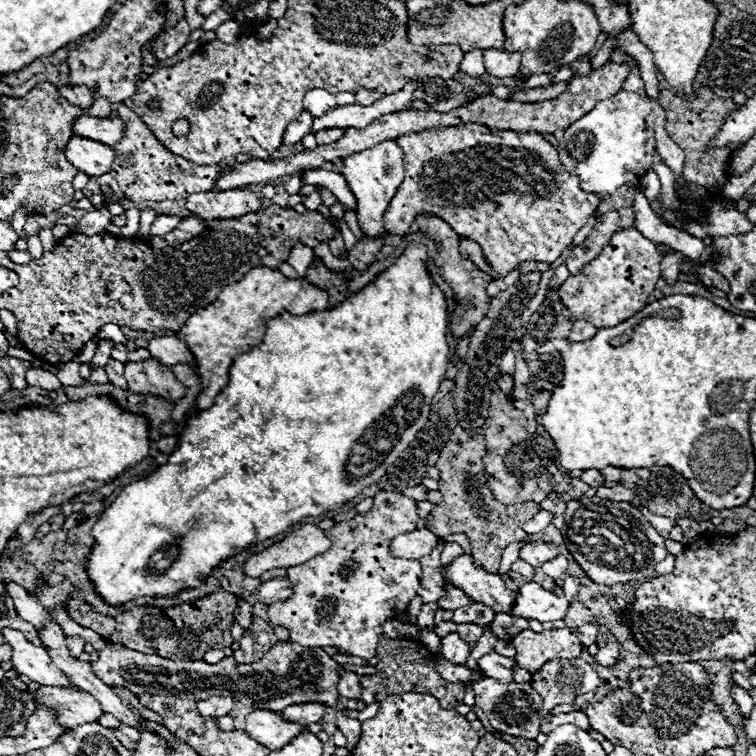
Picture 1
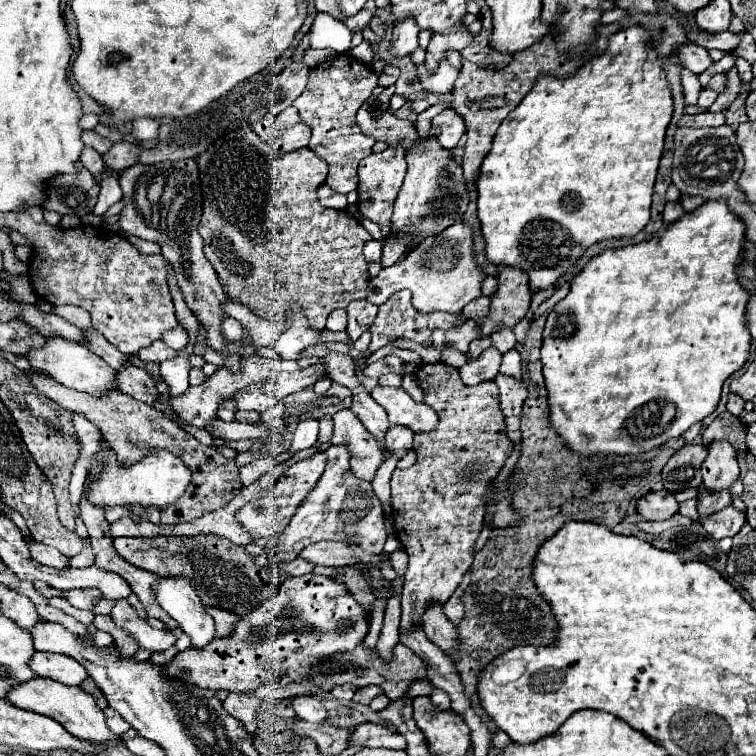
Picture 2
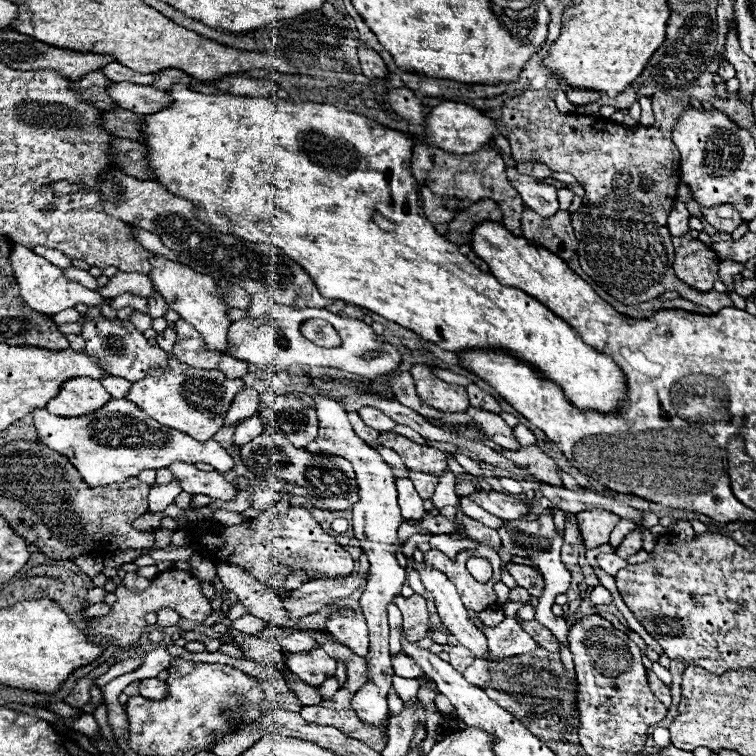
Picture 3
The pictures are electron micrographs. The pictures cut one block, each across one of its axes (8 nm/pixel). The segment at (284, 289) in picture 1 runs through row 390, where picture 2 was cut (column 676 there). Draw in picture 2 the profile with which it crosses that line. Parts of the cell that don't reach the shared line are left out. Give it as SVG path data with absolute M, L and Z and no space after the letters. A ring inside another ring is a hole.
M666 202L666 208L664 208L664 226L676 222L680 216L684 214L680 202Z

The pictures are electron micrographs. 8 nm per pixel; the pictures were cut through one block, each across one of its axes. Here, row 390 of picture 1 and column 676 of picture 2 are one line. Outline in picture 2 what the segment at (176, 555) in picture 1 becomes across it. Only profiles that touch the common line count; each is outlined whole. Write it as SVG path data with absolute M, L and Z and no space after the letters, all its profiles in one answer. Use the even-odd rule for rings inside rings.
M708 200L694 212L684 212L682 218L666 226L666 230L660 230L638 244L630 244L624 248L604 248L572 280L568 296L562 298L546 318L542 342L542 364L544 364L542 372L548 388L550 424L566 440L570 450L580 454L596 454L596 452L640 454L666 444L666 440L670 438L682 436L692 424L702 422L708 414L716 410L724 380L744 366L752 342L752 336L746 326L748 324L746 304L750 300L750 294L738 282L738 264L742 262L744 238L746 238L744 222L728 208L728 204L724 204L724 200Z

